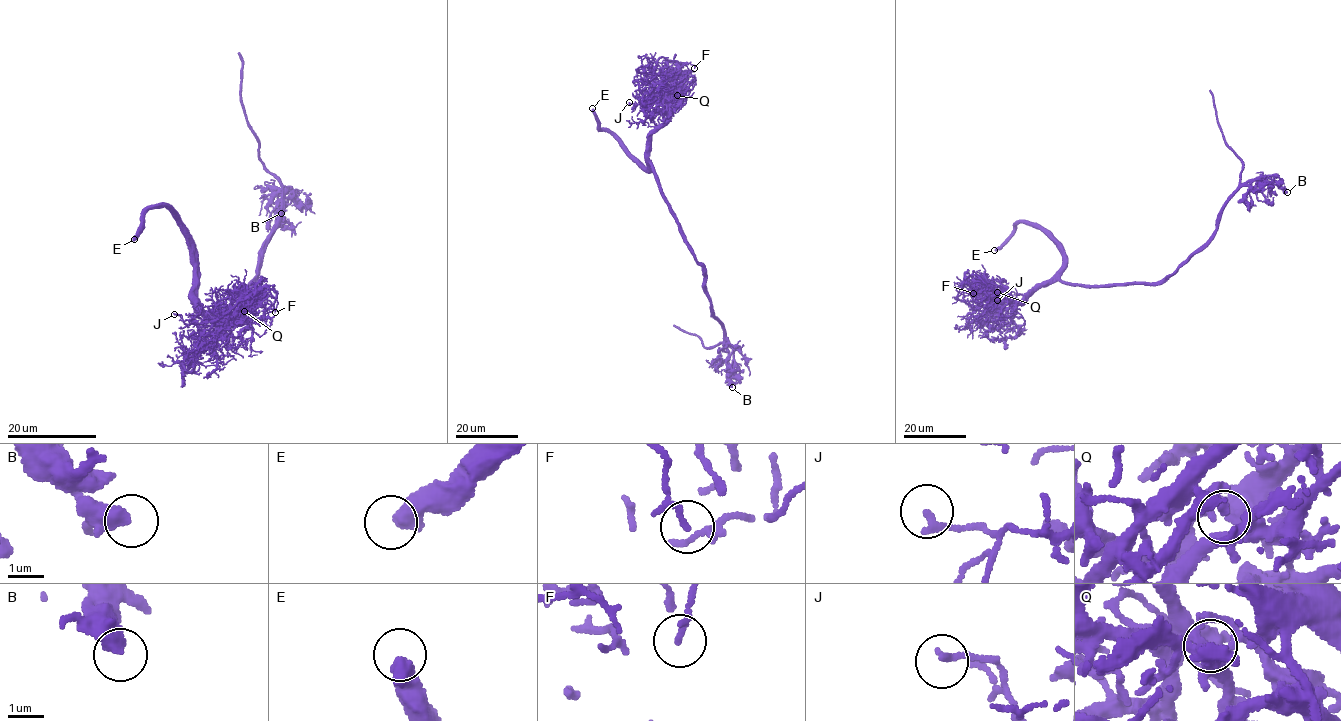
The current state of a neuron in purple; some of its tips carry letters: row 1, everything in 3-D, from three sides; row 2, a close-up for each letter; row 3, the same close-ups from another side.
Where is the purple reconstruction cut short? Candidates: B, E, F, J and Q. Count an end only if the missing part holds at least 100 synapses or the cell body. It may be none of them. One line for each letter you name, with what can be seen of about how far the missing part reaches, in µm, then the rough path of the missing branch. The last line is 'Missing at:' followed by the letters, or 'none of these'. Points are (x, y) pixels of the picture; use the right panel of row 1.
E: 140 µm
Missing at: E

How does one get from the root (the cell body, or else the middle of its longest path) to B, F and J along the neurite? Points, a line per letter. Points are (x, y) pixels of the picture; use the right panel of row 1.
B: (1155, 282), (1167, 278), (1207, 241), (1215, 230), (1216, 218), (1226, 202), (1248, 182), (1271, 178), (1287, 192)
F: (1155, 282), (1079, 285), (1055, 280), (1020, 300), (1004, 301), (966, 277), (973, 293)
J: (1155, 282), (1079, 285), (1055, 280), (1007, 307), (991, 306), (1001, 305), (997, 300)

